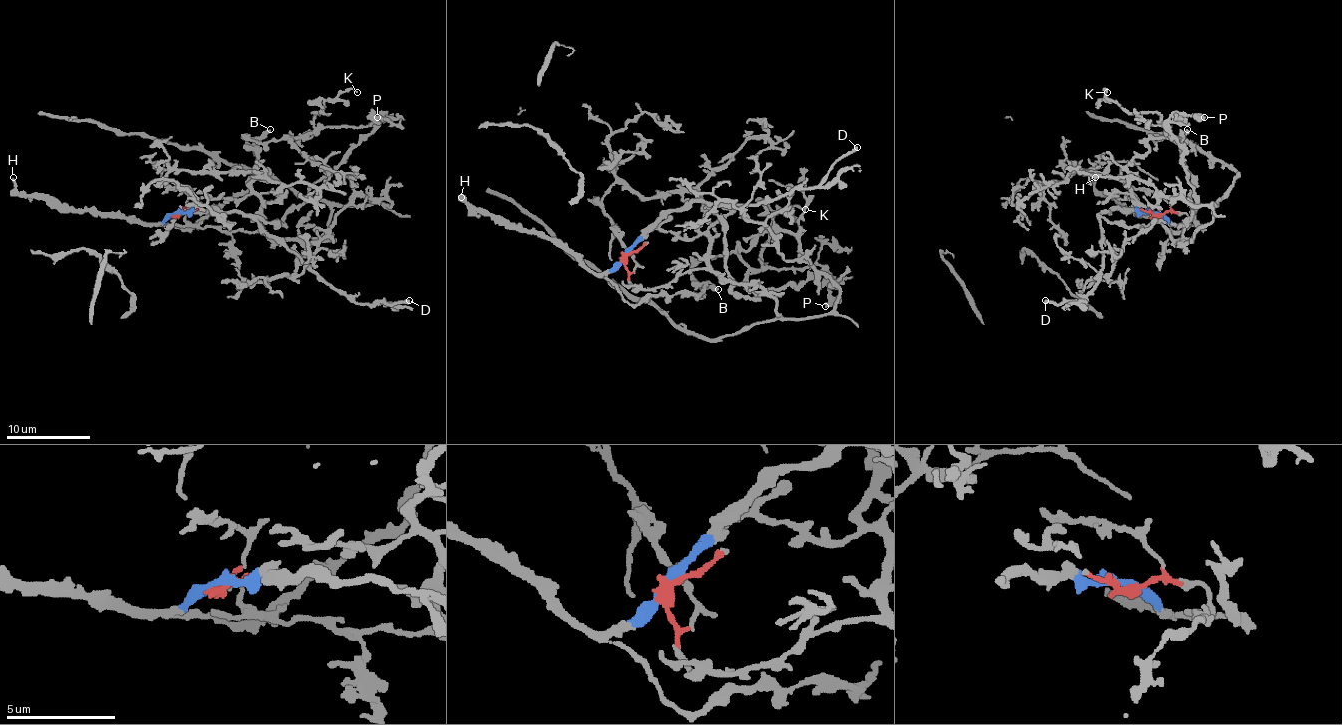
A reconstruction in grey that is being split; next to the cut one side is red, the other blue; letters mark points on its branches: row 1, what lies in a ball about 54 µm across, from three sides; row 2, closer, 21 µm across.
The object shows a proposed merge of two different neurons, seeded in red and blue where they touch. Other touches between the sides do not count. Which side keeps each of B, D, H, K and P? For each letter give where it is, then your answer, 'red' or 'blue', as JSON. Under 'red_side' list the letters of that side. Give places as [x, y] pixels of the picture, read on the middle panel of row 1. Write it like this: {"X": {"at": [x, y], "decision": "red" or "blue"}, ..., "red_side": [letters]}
{"B": {"at": [718, 289], "decision": "blue"}, "D": {"at": [857, 147], "decision": "blue"}, "H": {"at": [461, 197], "decision": "blue"}, "K": {"at": [805, 209], "decision": "red"}, "P": {"at": [825, 306], "decision": "blue"}, "red_side": ["K"]}

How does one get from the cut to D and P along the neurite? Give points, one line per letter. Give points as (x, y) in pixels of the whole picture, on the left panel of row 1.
D: (178, 213), (240, 211), (246, 217), (252, 217), (355, 301), (391, 303), (408, 299)
P: (178, 213), (214, 211), (254, 215), (273, 225), (277, 221), (284, 223), (307, 192), (383, 116), (376, 118)

